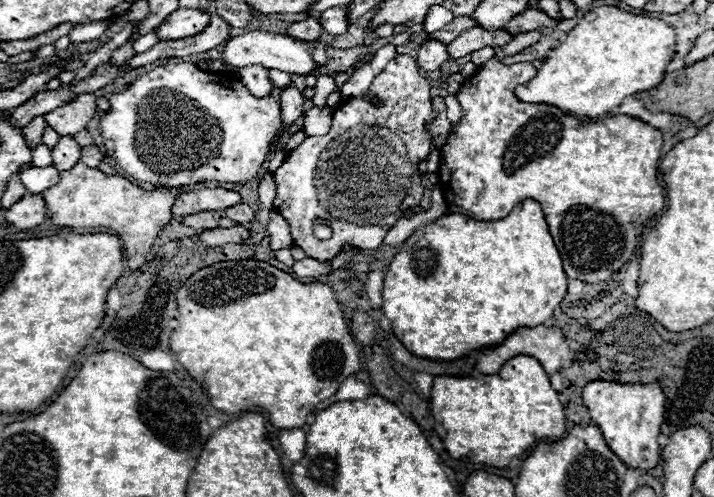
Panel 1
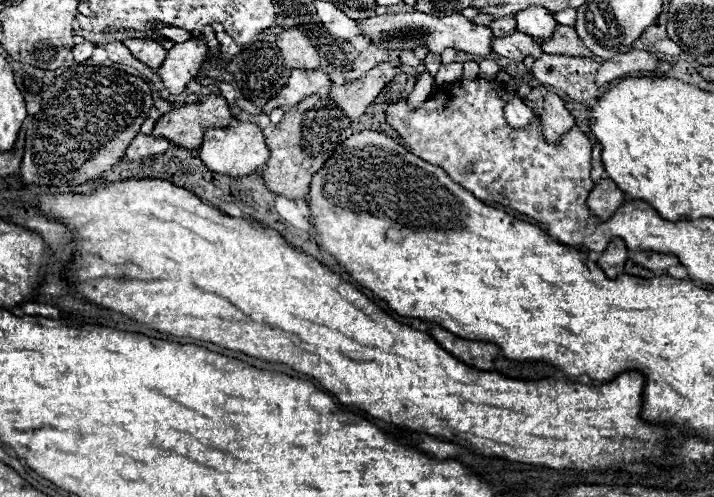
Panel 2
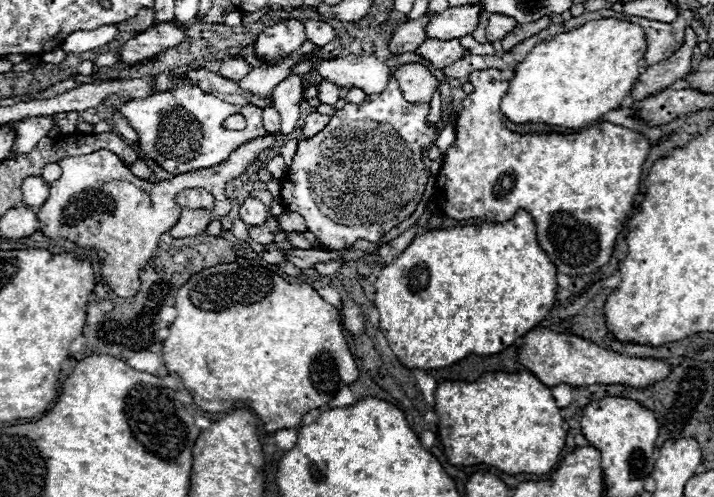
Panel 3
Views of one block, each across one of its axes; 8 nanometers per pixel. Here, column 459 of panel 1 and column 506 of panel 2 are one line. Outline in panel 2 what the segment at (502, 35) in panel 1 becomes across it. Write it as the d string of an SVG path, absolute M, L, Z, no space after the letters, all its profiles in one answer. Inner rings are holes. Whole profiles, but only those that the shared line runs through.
M514 32L504 38L494 38L494 50L496 54L510 58L510 60L524 60L526 56L540 58L542 44L536 42L532 36L526 36L522 32Z

